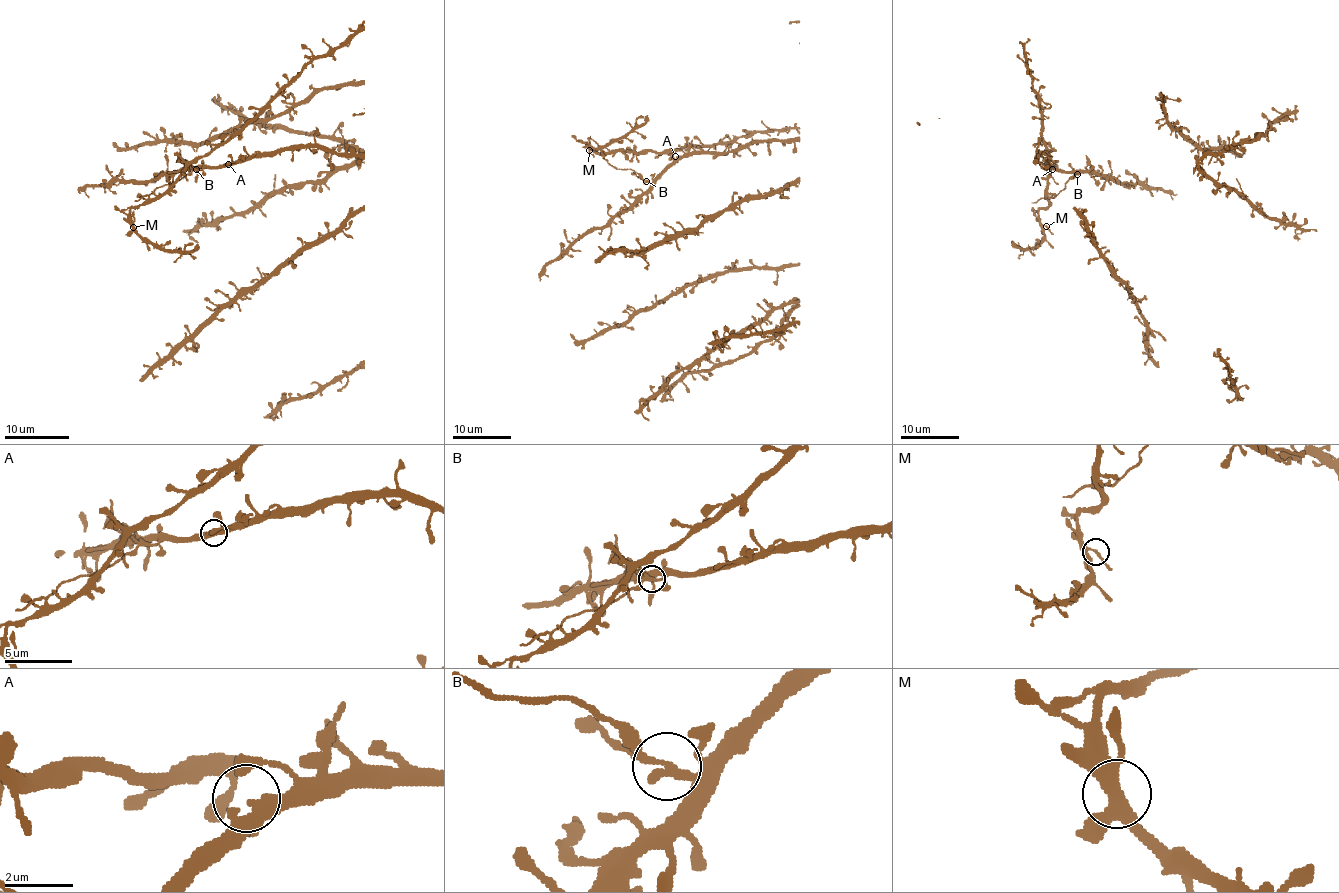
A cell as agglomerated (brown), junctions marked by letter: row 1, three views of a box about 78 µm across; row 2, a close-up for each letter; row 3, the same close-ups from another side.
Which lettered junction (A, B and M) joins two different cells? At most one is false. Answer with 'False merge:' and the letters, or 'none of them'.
False merge: B

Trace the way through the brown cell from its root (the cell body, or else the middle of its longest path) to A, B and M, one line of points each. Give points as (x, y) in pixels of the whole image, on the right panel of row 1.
A: (1048, 156), (1052, 169)
B: (1048, 156), (1055, 168), (1077, 174)
M: (1048, 156), (1055, 168), (1077, 174), (1039, 210), (1039, 221), (1046, 226)

